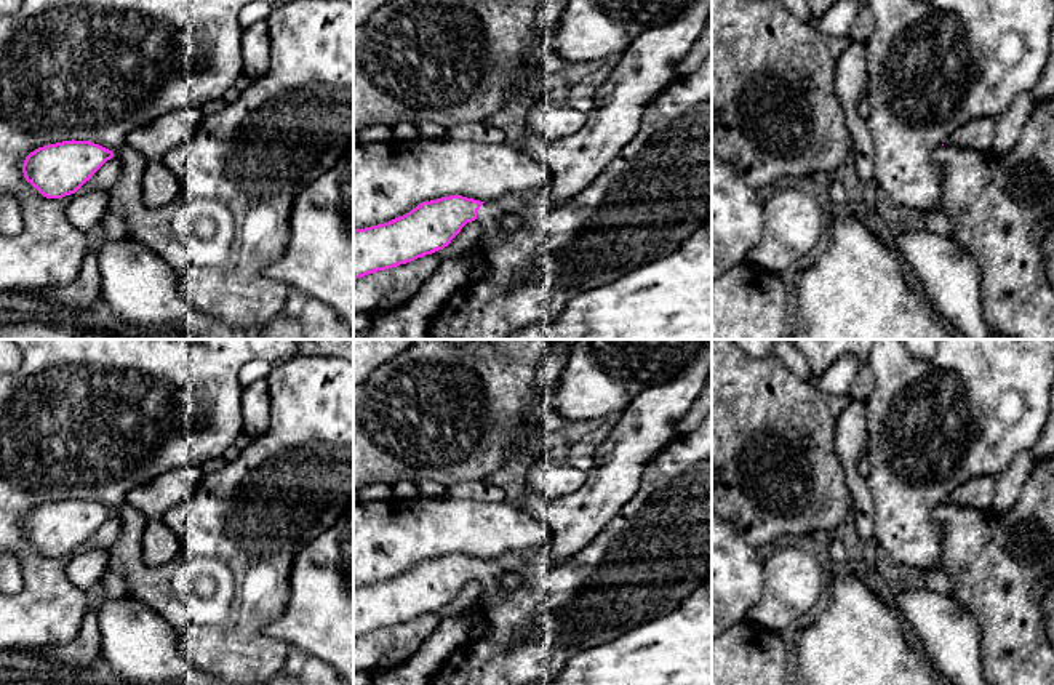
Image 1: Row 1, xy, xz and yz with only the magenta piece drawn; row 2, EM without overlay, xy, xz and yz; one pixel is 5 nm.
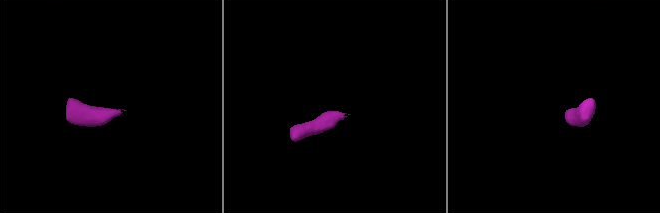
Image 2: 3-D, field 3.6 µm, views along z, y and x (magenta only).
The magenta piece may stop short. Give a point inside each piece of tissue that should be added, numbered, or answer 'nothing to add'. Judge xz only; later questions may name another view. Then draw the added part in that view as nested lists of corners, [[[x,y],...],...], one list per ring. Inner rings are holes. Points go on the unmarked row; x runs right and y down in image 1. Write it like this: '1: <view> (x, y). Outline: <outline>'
1: xz (656, 551). Outline: [[[712,413],[694,432],[673,439],[646,464],[637,495],[589,546],[571,559],[555,563],[549,557],[549,546],[542,546],[485,560],[475,579],[481,586],[478,603],[486,608],[489,632],[457,648],[433,675],[430,685],[529,685],[549,680],[581,651],[603,645],[675,610],[702,583],[710,567]],[[509,571],[520,573],[525,584],[505,592],[499,587],[499,578]]]

